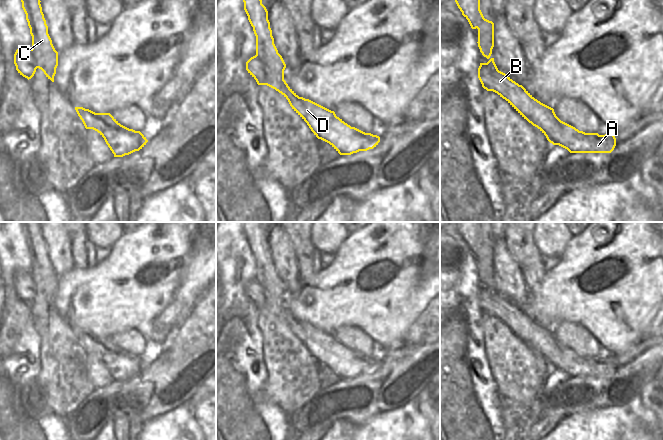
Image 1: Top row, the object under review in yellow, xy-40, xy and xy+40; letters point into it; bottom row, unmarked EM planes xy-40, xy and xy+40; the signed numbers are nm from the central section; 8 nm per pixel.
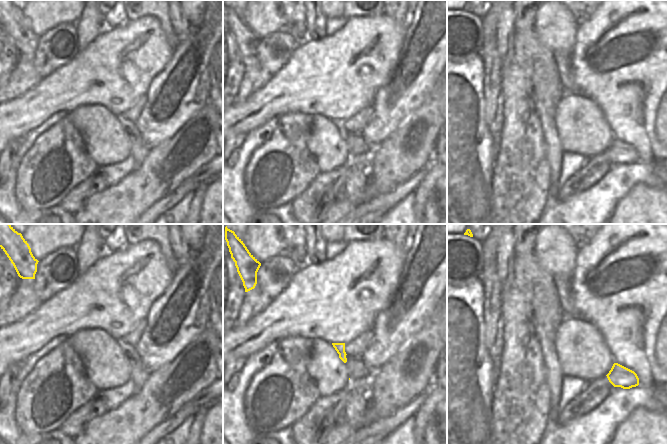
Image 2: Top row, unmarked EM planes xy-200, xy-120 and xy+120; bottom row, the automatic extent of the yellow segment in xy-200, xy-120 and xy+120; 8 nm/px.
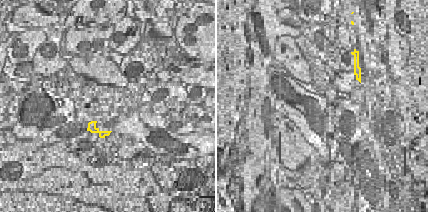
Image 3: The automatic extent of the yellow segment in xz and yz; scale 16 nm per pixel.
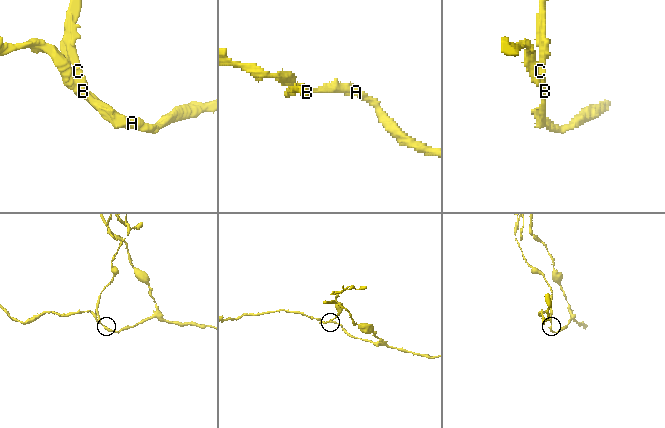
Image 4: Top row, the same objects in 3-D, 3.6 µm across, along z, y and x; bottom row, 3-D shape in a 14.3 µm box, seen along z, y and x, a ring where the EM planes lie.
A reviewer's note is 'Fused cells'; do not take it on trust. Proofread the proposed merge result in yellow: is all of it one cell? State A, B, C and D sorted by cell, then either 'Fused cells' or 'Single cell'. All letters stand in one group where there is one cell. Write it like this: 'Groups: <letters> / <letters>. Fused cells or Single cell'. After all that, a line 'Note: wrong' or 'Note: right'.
Groups: A B D / C. Fused cells.
Note: right

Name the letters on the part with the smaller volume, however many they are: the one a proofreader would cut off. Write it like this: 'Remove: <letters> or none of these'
Remove: C

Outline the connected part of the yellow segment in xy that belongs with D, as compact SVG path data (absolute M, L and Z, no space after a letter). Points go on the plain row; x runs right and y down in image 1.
M275 275L269 281L251 281L246 294L258 309L267 309L281 317L292 333L307 347L314 359L329 367L340 379L373 373L380 361L351 351L331 335L309 323L299 321L284 304L286 288Z

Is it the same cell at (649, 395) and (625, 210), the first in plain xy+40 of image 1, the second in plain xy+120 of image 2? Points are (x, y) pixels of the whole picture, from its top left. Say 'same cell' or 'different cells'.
different cells

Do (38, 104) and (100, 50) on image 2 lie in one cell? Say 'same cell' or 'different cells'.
same cell

